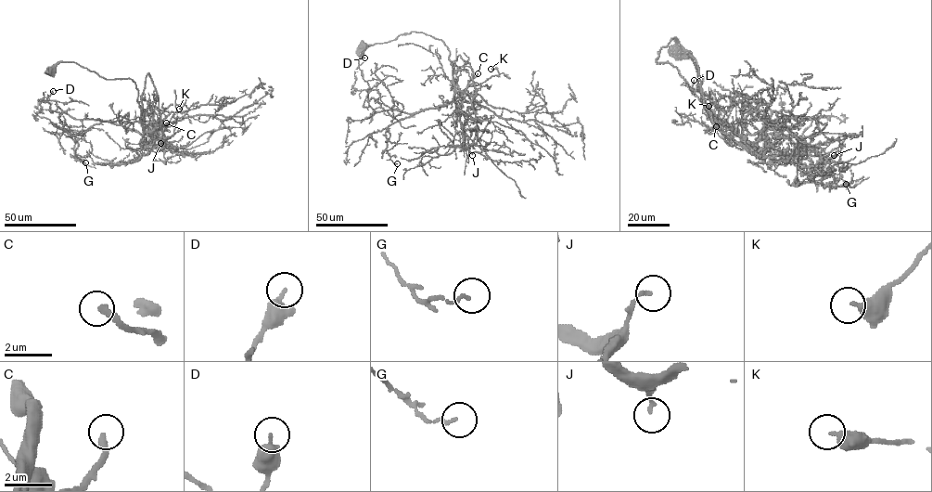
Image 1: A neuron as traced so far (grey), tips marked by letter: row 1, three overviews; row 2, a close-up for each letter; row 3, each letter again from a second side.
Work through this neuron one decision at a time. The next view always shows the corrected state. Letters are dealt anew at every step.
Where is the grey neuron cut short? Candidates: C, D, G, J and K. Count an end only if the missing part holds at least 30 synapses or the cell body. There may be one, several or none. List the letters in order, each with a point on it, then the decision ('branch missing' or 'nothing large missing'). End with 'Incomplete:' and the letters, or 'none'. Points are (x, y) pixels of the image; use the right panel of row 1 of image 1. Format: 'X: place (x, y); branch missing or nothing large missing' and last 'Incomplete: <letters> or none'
C: place (716, 126); branch missing
D: place (694, 80); nothing large missing
G: place (846, 184); nothing large missing
J: place (834, 155); nothing large missing
K: place (708, 106); nothing large missing
Incomplete: C

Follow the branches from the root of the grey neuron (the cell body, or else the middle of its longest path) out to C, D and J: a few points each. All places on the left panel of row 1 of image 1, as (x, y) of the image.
C: (54, 72), (59, 62), (73, 62), (107, 79), (131, 78), (138, 91), (144, 130), (152, 131), (166, 122)
D: (54, 72), (73, 62), (107, 79), (131, 78), (143, 135), (73, 119), (57, 103), (51, 112), (53, 91)
J: (54, 72), (59, 62), (73, 62), (107, 79), (131, 78), (138, 91), (143, 135), (147, 142), (160, 143)

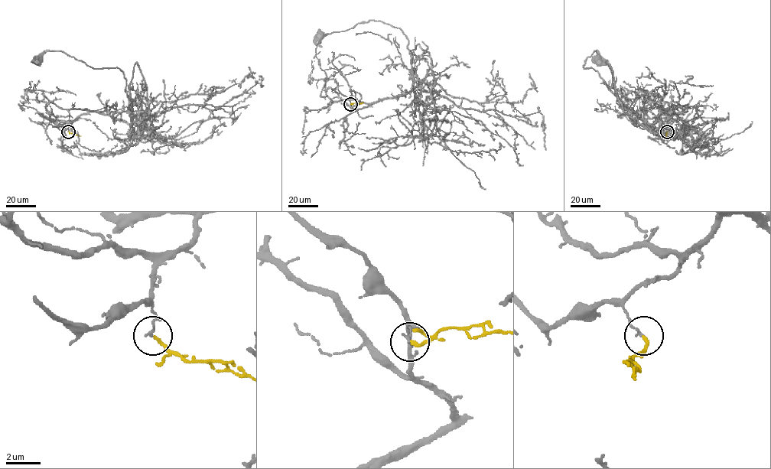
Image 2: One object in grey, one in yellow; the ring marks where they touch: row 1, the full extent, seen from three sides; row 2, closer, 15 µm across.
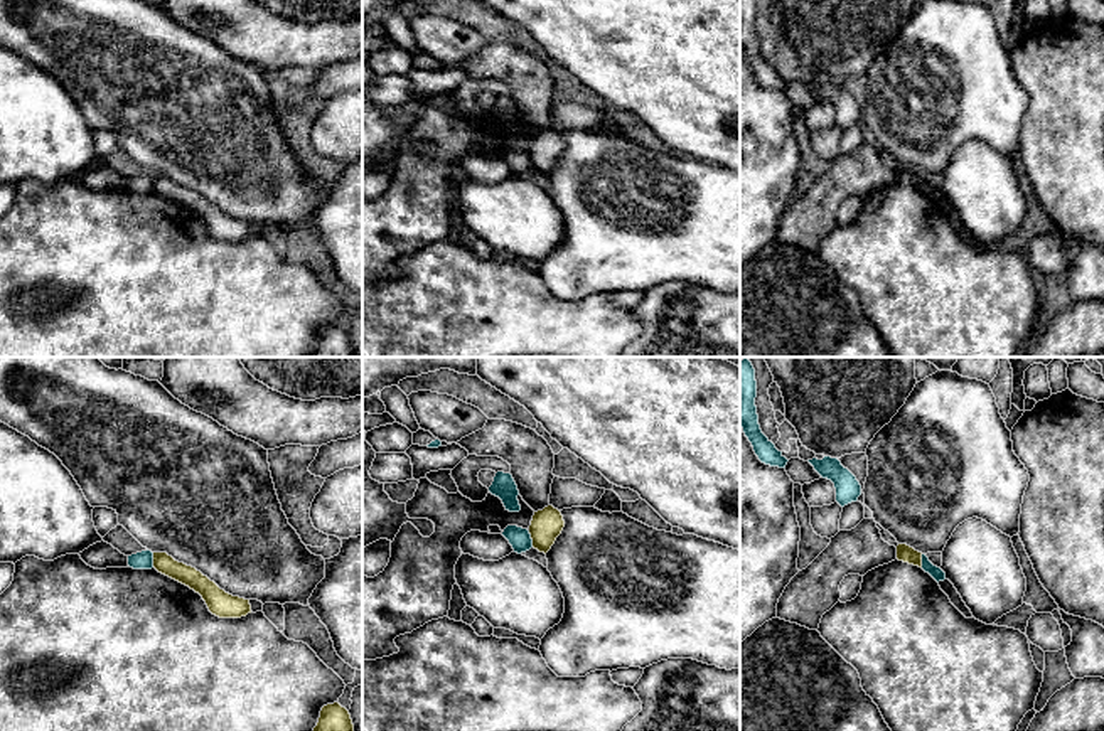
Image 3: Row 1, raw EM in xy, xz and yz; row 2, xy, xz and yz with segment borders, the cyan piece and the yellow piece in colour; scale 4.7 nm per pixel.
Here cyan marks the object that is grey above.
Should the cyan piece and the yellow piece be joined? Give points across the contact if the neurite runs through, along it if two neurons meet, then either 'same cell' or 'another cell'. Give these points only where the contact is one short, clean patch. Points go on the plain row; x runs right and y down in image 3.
along xz (528, 154), (533, 169) | another cell

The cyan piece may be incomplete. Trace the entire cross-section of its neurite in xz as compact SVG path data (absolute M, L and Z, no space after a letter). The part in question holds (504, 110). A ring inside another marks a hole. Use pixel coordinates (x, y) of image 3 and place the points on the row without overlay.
M497 94L489 115L499 120L509 135L519 135L519 113L511 96Z

